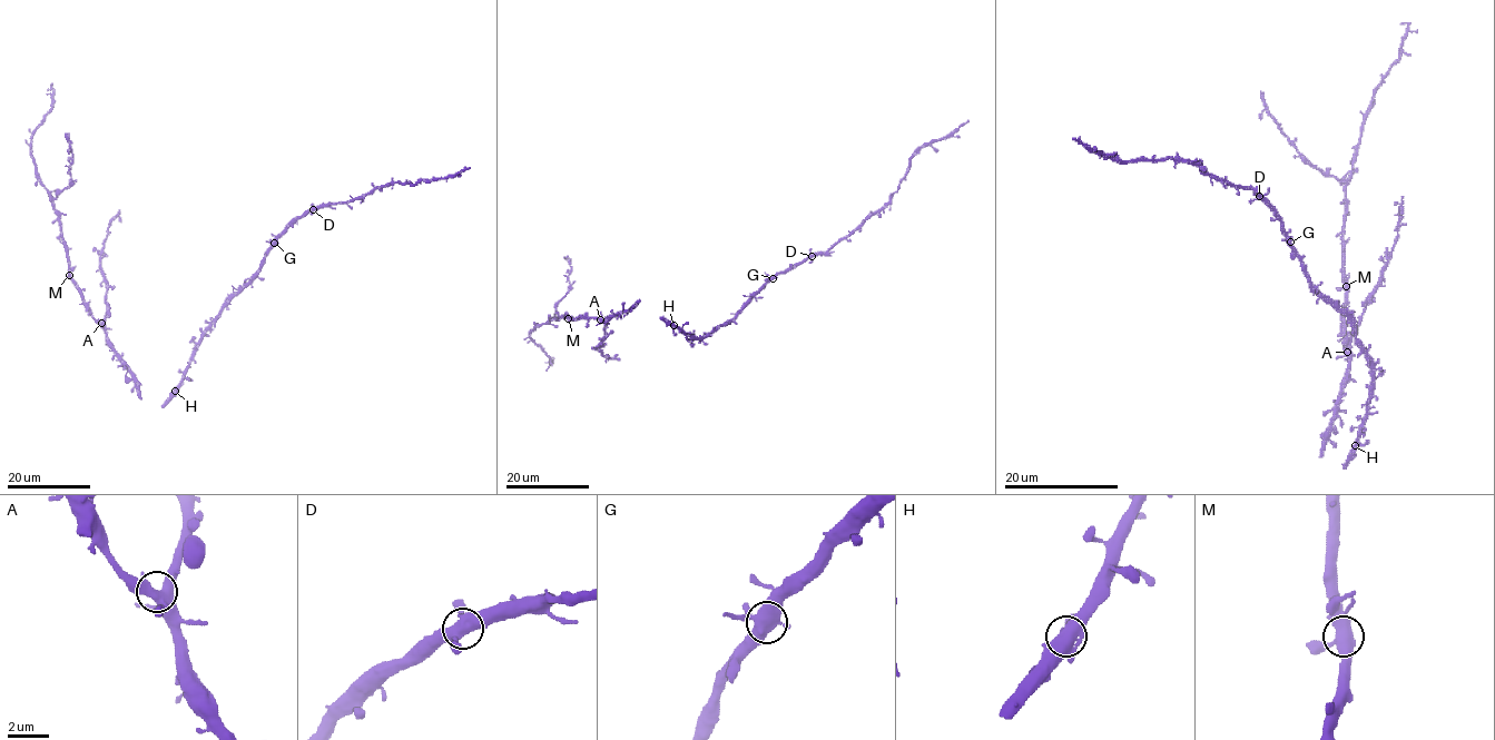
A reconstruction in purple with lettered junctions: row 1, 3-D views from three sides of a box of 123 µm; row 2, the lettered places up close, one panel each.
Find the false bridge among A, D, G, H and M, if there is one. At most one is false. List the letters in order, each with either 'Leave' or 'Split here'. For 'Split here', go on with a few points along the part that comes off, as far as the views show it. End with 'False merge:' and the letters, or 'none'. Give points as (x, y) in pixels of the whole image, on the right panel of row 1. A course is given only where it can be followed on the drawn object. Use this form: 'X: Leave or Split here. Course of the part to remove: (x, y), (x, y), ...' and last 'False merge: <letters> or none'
A: Leave
D: Leave
G: Leave
H: Leave
M: Leave
False merge: none

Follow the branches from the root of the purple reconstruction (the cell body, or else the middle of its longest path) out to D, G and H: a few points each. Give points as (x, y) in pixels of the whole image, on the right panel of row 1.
D: (1366, 413), (1371, 397), (1371, 357), (1356, 338), (1355, 325), (1311, 283), (1284, 224), (1259, 196)
G: (1366, 413), (1371, 397), (1371, 357), (1356, 338), (1355, 325), (1311, 283), (1301, 257), (1290, 242)
H: (1366, 413), (1355, 445)

